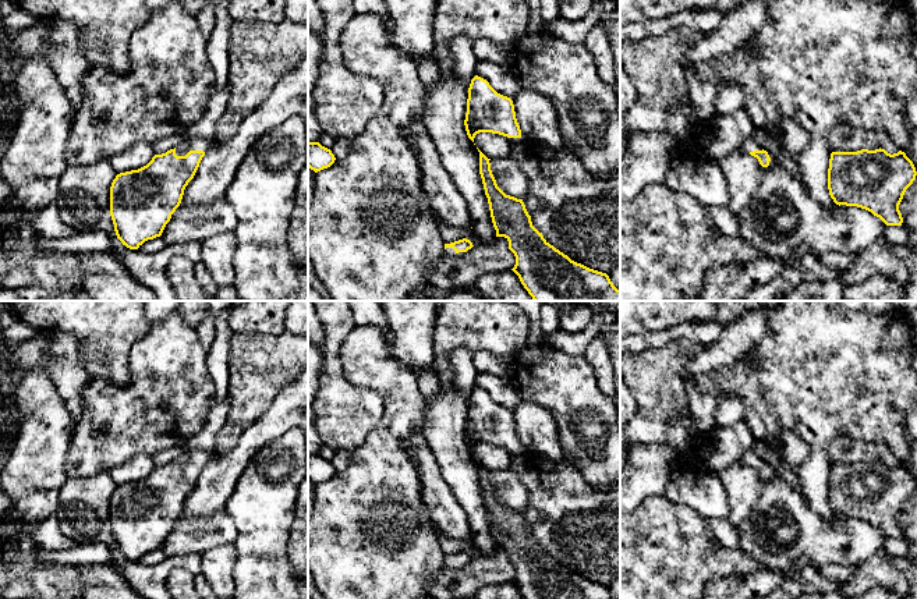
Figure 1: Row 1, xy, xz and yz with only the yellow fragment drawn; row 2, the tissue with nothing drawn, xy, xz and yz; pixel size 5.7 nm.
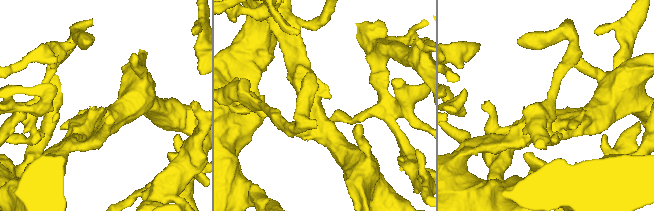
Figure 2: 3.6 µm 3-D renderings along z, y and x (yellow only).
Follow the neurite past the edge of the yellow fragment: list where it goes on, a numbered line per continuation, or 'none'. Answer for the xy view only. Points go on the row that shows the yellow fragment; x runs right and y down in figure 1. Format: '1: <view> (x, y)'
1: xy (190, 142)

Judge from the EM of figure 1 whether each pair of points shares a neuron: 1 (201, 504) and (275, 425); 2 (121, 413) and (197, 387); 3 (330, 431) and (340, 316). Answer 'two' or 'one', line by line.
1: one
2: one
3: one

